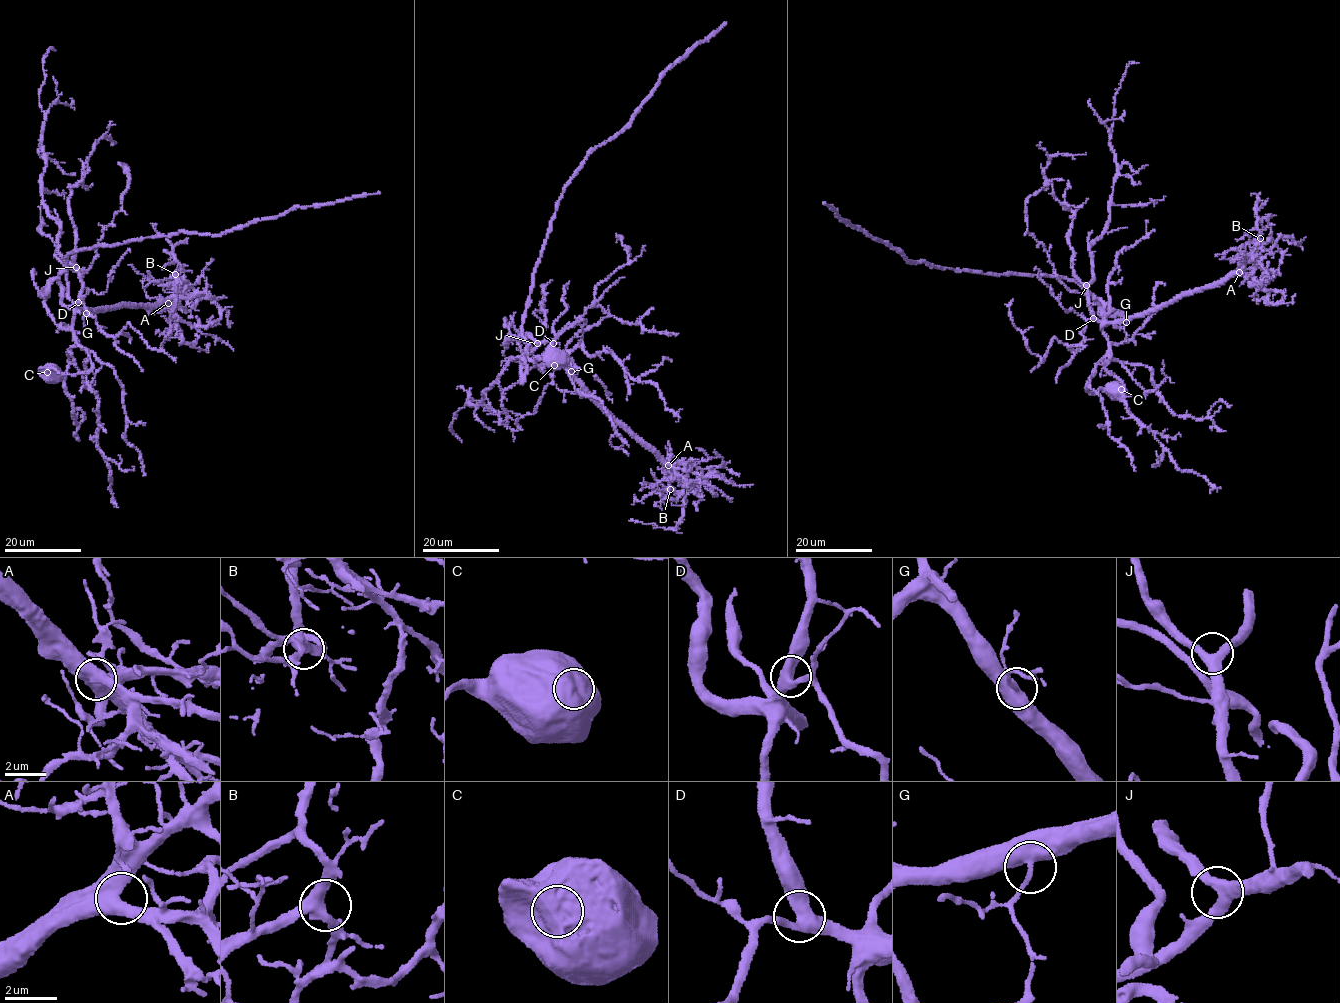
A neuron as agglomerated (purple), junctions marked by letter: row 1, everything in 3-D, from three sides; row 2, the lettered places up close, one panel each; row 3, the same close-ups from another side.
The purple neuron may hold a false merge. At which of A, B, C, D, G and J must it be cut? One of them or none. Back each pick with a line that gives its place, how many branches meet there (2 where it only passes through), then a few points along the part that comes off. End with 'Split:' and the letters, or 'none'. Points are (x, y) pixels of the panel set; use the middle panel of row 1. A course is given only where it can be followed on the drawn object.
Split: none

